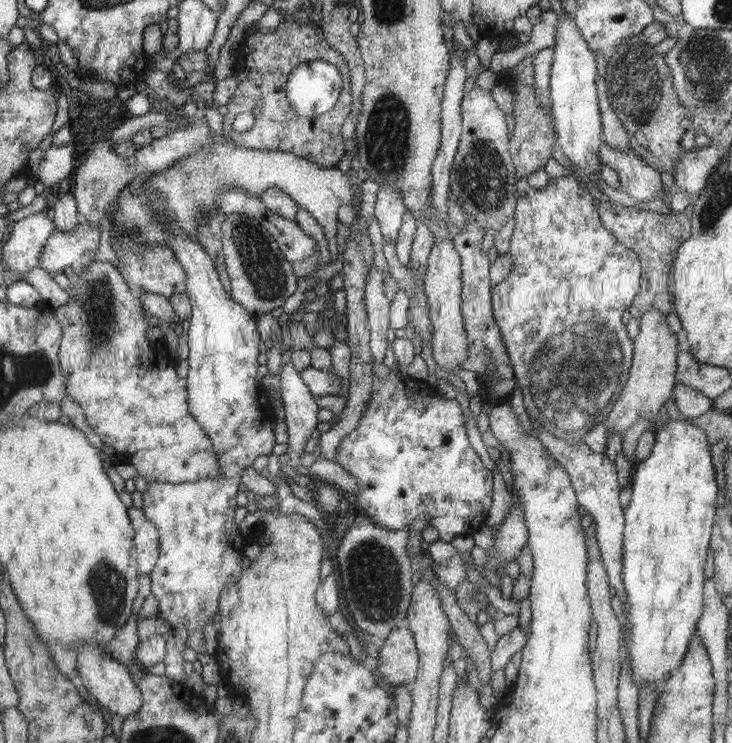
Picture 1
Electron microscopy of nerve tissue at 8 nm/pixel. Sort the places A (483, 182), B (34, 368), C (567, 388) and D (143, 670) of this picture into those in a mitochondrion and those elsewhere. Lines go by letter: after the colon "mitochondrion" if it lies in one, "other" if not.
A: mitochondrion
B: mitochondrion
C: mitochondrion
D: other

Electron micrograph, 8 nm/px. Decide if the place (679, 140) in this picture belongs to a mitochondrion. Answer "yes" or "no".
no

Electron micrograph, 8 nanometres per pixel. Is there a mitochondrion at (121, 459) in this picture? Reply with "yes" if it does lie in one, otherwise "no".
no

